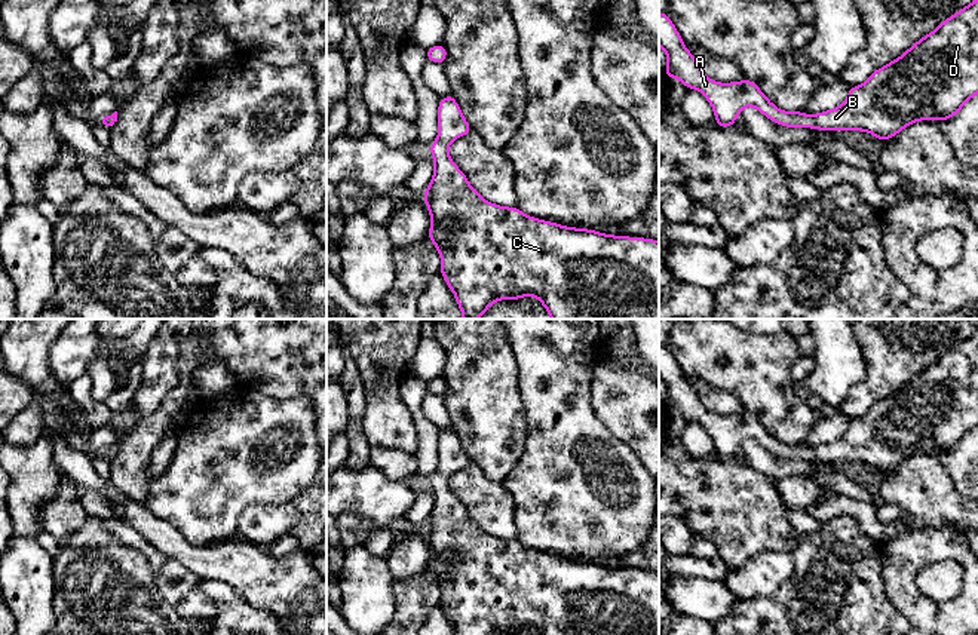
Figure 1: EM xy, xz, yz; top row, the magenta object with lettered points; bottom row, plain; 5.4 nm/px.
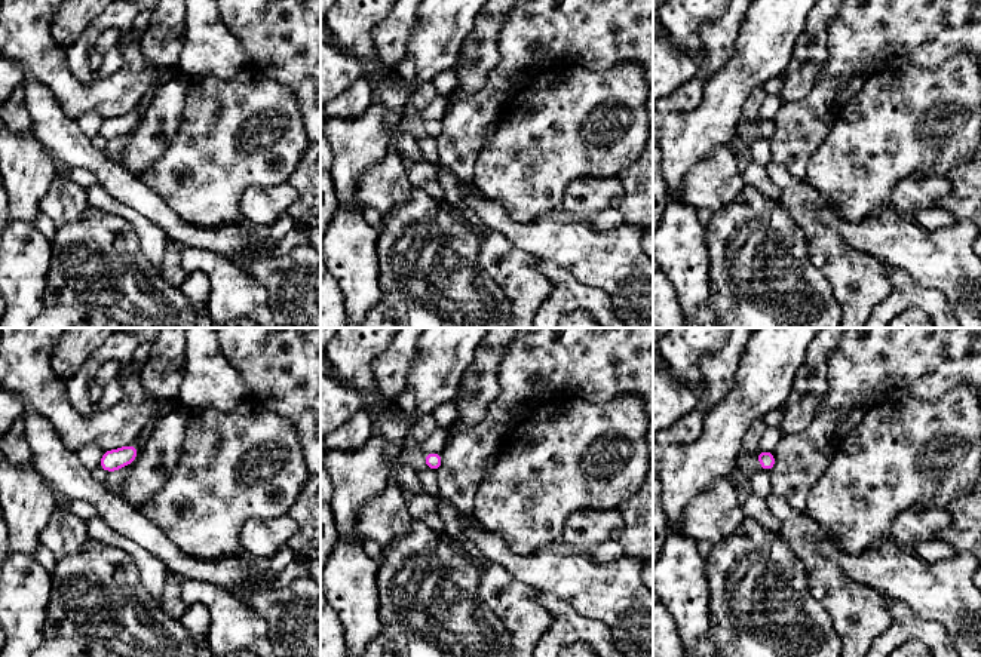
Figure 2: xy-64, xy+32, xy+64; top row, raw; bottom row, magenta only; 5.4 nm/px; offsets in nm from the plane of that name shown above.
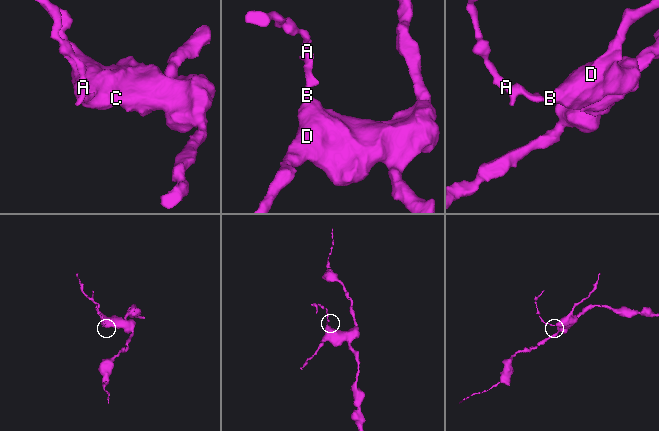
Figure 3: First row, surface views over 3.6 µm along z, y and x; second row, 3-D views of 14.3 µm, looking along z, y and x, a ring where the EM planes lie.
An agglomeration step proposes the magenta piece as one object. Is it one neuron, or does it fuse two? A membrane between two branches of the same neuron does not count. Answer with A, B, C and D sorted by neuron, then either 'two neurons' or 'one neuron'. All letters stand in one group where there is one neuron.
A B C D | one neuron

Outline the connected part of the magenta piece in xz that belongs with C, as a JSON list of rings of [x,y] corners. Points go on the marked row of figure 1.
[[[453,95],[439,101],[438,128],[438,139],[429,145],[435,172],[421,197],[432,218],[427,239],[441,255],[441,273],[456,295],[463,319],[478,319],[491,303],[502,298],[519,300],[524,295],[539,298],[552,319],[659,319],[659,242],[562,227],[527,217],[516,206],[488,203],[469,185],[448,156],[448,144],[472,132]]]

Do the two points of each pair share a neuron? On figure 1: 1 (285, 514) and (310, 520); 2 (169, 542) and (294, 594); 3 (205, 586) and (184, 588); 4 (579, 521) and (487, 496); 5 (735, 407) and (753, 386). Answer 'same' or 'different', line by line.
1: different
2: same
3: different
4: different
5: different

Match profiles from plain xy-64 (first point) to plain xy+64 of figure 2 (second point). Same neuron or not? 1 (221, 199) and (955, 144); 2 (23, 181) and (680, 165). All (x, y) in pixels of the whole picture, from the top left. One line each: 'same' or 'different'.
1: same
2: same

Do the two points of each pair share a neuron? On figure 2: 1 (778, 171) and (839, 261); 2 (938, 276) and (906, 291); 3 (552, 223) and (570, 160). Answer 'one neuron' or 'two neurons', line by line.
1: one neuron
2: two neurons
3: two neurons

